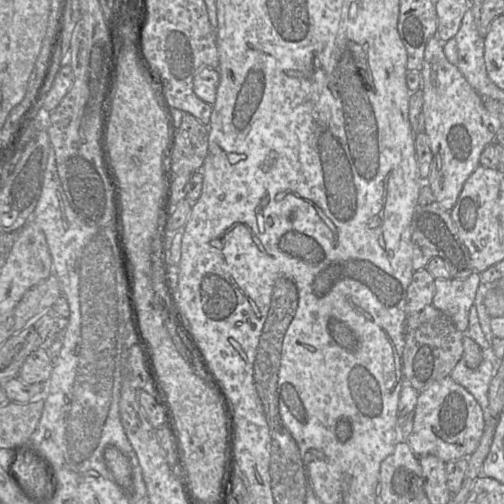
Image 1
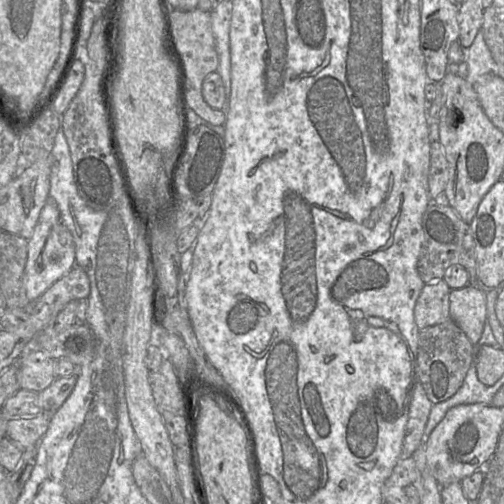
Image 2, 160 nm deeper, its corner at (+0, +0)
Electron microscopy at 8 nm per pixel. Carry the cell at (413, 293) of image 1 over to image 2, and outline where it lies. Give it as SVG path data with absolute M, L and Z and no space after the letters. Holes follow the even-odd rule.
M443 279L424 284L414 307L415 324L419 330L451 319L450 292L451 288Z

